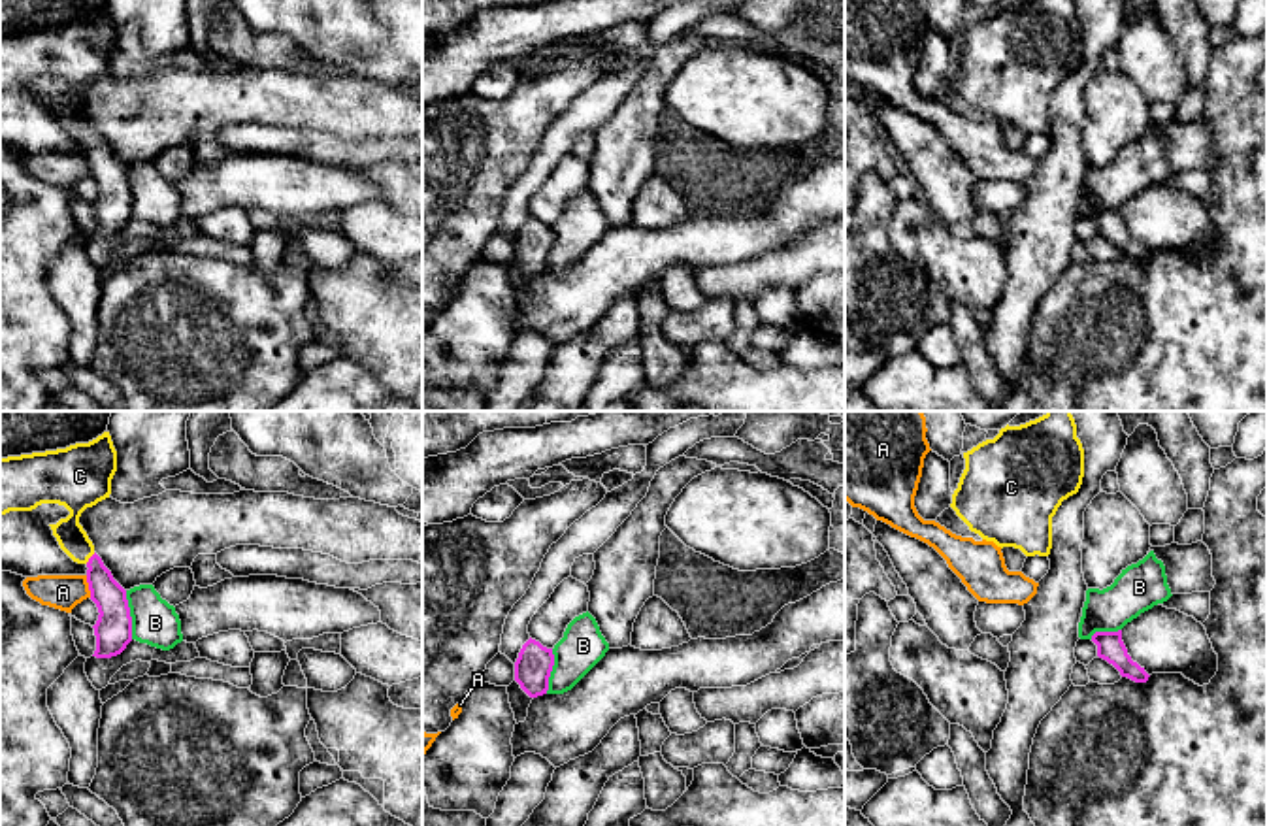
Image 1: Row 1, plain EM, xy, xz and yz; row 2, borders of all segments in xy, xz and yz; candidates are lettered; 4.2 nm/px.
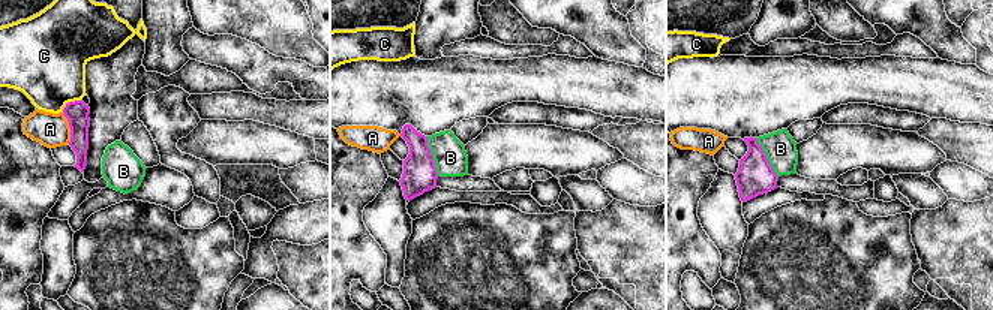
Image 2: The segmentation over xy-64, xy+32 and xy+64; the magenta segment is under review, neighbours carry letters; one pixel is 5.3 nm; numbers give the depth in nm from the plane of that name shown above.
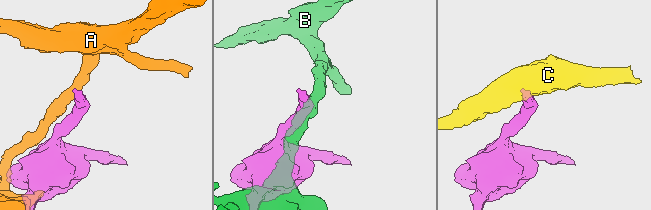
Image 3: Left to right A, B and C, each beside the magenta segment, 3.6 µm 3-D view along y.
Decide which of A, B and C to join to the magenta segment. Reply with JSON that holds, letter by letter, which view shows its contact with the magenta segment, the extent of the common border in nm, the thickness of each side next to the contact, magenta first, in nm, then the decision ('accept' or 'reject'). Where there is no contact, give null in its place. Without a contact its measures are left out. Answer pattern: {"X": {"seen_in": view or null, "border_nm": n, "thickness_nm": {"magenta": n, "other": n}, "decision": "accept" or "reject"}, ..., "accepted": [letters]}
{"A": {"seen_in": "xy", "border_nm": 100, "thickness_nm": {"magenta": 160, "other": 150}, "decision": "reject"}, "B": {"seen_in": "xy", "border_nm": 220, "thickness_nm": {"magenta": 160, "other": 190}, "decision": "reject"}, "C": {"seen_in": "xy", "border_nm": 60, "thickness_nm": {"magenta": 140, "other": 120}, "decision": "accept"}, "accepted": ["C"]}

